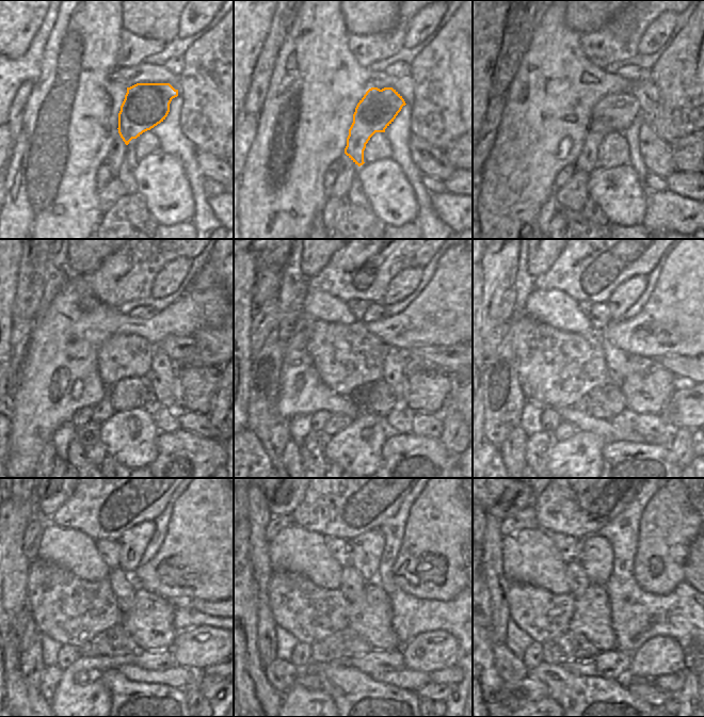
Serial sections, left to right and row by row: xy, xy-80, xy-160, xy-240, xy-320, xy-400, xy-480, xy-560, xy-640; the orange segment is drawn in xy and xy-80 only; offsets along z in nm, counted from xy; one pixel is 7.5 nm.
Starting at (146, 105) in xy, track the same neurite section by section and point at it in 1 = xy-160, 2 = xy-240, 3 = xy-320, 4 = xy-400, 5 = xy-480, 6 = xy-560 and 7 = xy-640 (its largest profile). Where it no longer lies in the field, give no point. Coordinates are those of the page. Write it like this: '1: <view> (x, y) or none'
1: xy-160 (613, 113)
2: xy-240 (121, 356)
3: xy-320 (346, 356)
4: xy-400 (556, 368)
5: xy-480 (70, 610)
6: xy-560 (312, 614)
7: xy-640 (543, 615)

